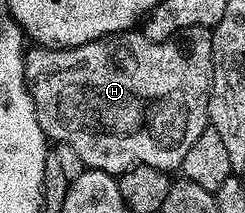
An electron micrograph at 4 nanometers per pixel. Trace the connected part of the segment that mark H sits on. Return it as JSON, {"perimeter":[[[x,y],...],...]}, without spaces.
{"perimeter":[[[192,26],[186,30],[179,30],[173,37],[156,42],[145,37],[144,33],[136,29],[122,30],[119,34],[109,34],[105,38],[96,38],[87,44],[78,46],[62,46],[50,48],[48,46],[34,45],[25,52],[25,87],[29,89],[29,95],[33,97],[35,112],[39,124],[43,128],[46,139],[54,143],[62,142],[71,144],[75,152],[79,152],[79,160],[85,162],[91,170],[102,170],[114,176],[120,176],[132,166],[150,166],[166,172],[178,169],[191,149],[191,144],[199,140],[199,132],[203,132],[209,125],[209,86],[213,82],[213,49],[211,48],[212,33],[206,27]]]}

